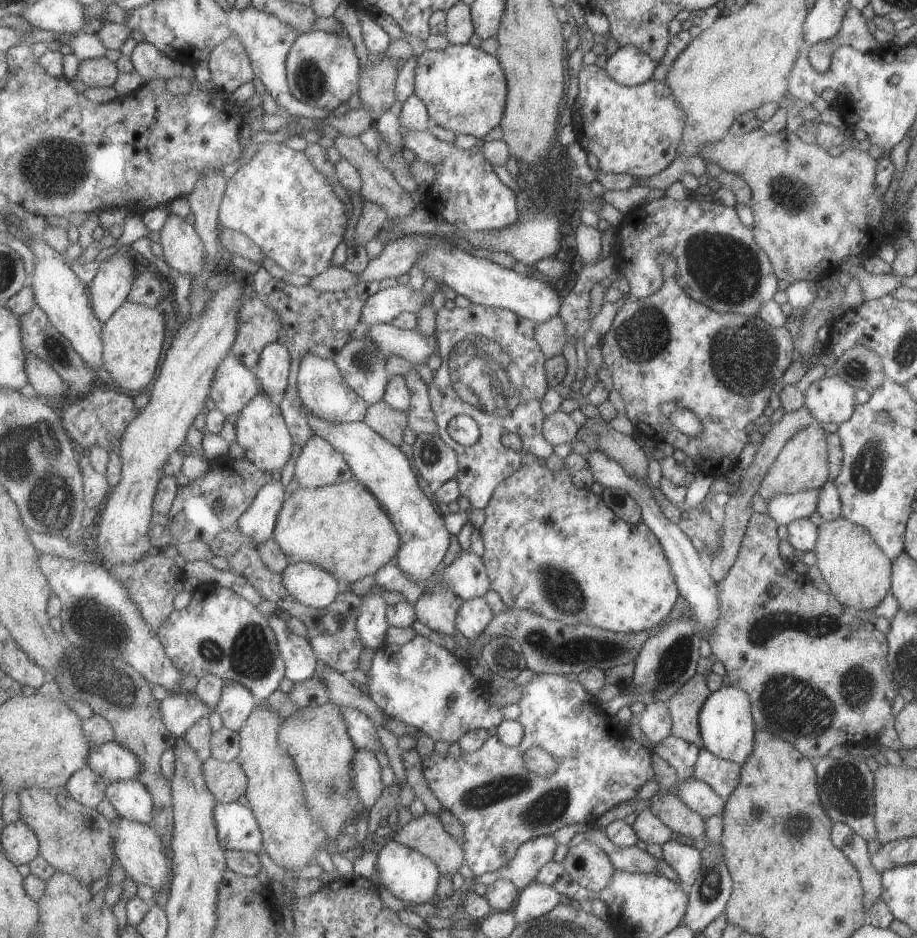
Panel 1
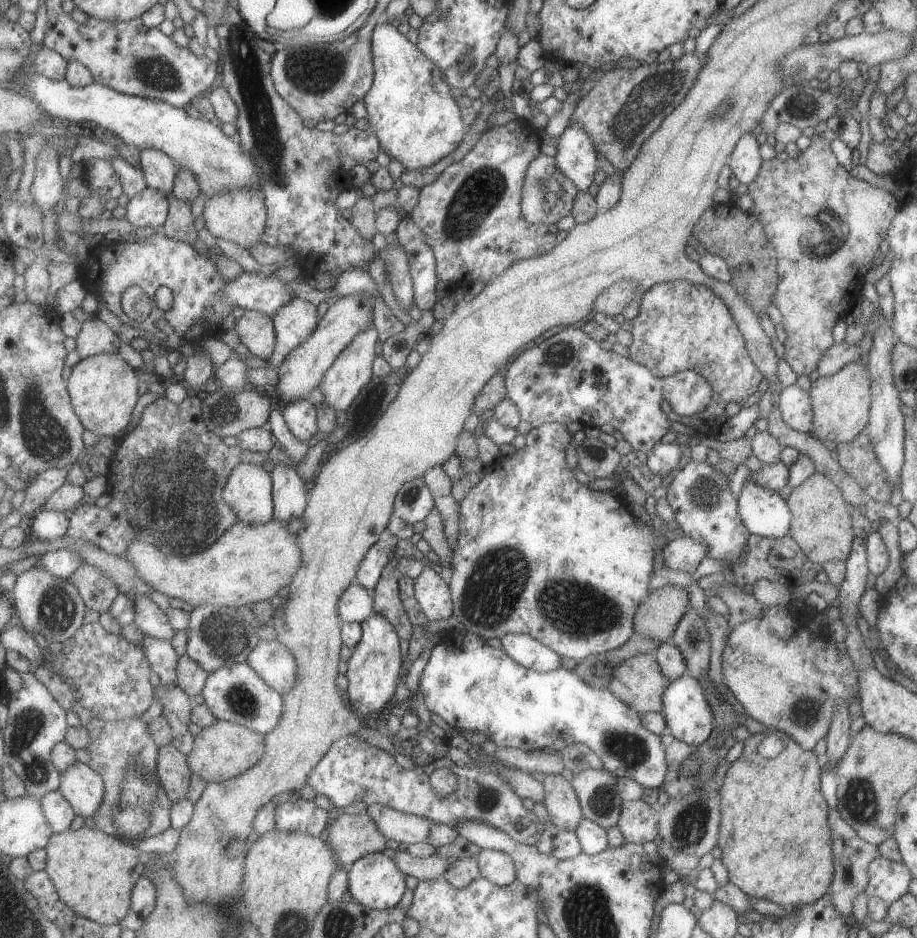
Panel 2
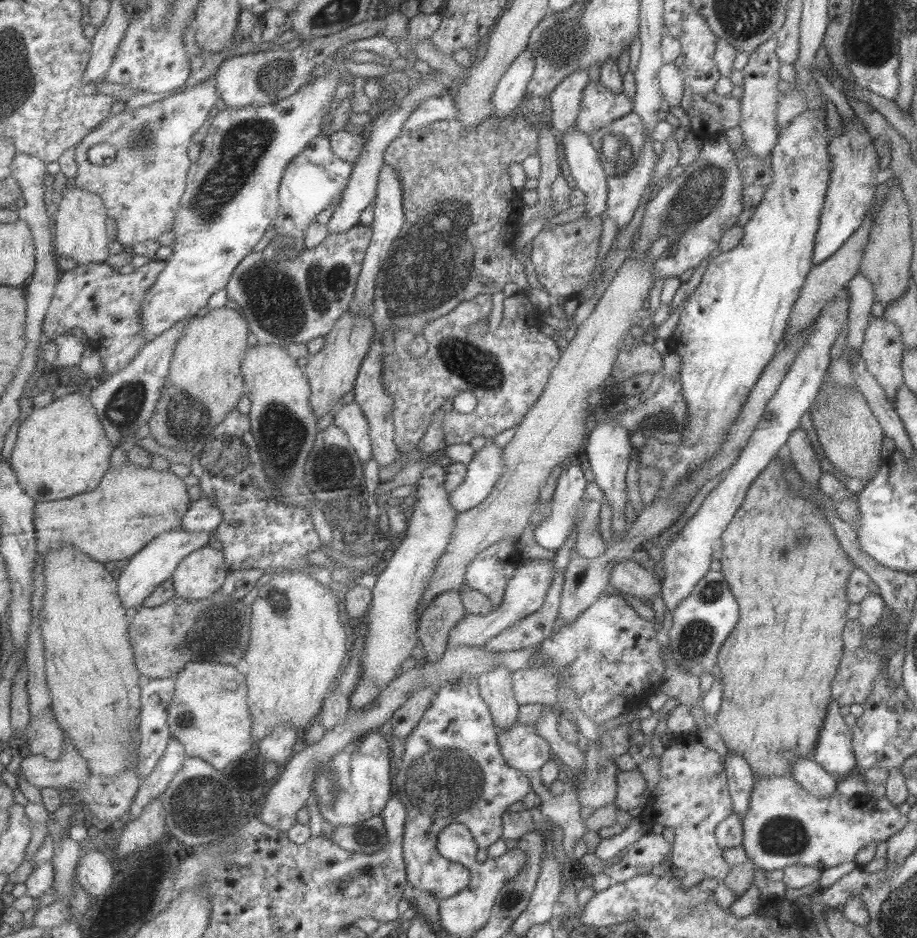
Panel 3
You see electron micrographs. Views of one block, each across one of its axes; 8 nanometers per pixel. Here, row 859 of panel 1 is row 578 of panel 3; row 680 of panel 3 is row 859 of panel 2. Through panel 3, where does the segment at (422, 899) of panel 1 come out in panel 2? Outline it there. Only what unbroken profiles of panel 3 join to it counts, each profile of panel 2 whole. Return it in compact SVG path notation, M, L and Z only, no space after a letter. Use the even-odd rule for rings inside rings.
M382 853L361 858L349 875L351 895L371 909L383 911L397 906L407 890L403 870L393 858Z

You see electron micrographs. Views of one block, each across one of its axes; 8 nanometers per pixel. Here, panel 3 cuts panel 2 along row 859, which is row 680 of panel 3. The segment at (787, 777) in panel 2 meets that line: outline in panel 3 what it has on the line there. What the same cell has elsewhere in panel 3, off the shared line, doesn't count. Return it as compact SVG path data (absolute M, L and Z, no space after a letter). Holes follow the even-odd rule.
M779 454L771 459L771 462L755 477L755 480L748 486L741 506L735 511L733 518L727 523L727 526L721 533L719 543L721 543L723 552L719 560L721 563L721 573L725 583L728 585L731 594L737 600L739 606L739 621L735 624L733 631L727 634L725 642L719 646L715 664L720 670L720 683L722 687L722 700L720 702L717 715L714 717L716 722L715 729L723 740L726 750L735 752L743 756L743 760L748 762L754 778L769 778L771 776L791 777L791 762L797 758L805 758L813 752L815 740L819 736L819 730L823 726L823 718L827 712L827 706L831 702L830 687L833 678L836 676L838 662L841 659L843 640L842 631L847 622L846 613L850 606L846 596L846 583L850 571L855 566L849 561L847 554L837 543L835 532L829 524L825 515L825 510L817 506L811 498L803 498L791 490L787 491L787 478L783 476L783 457Z

